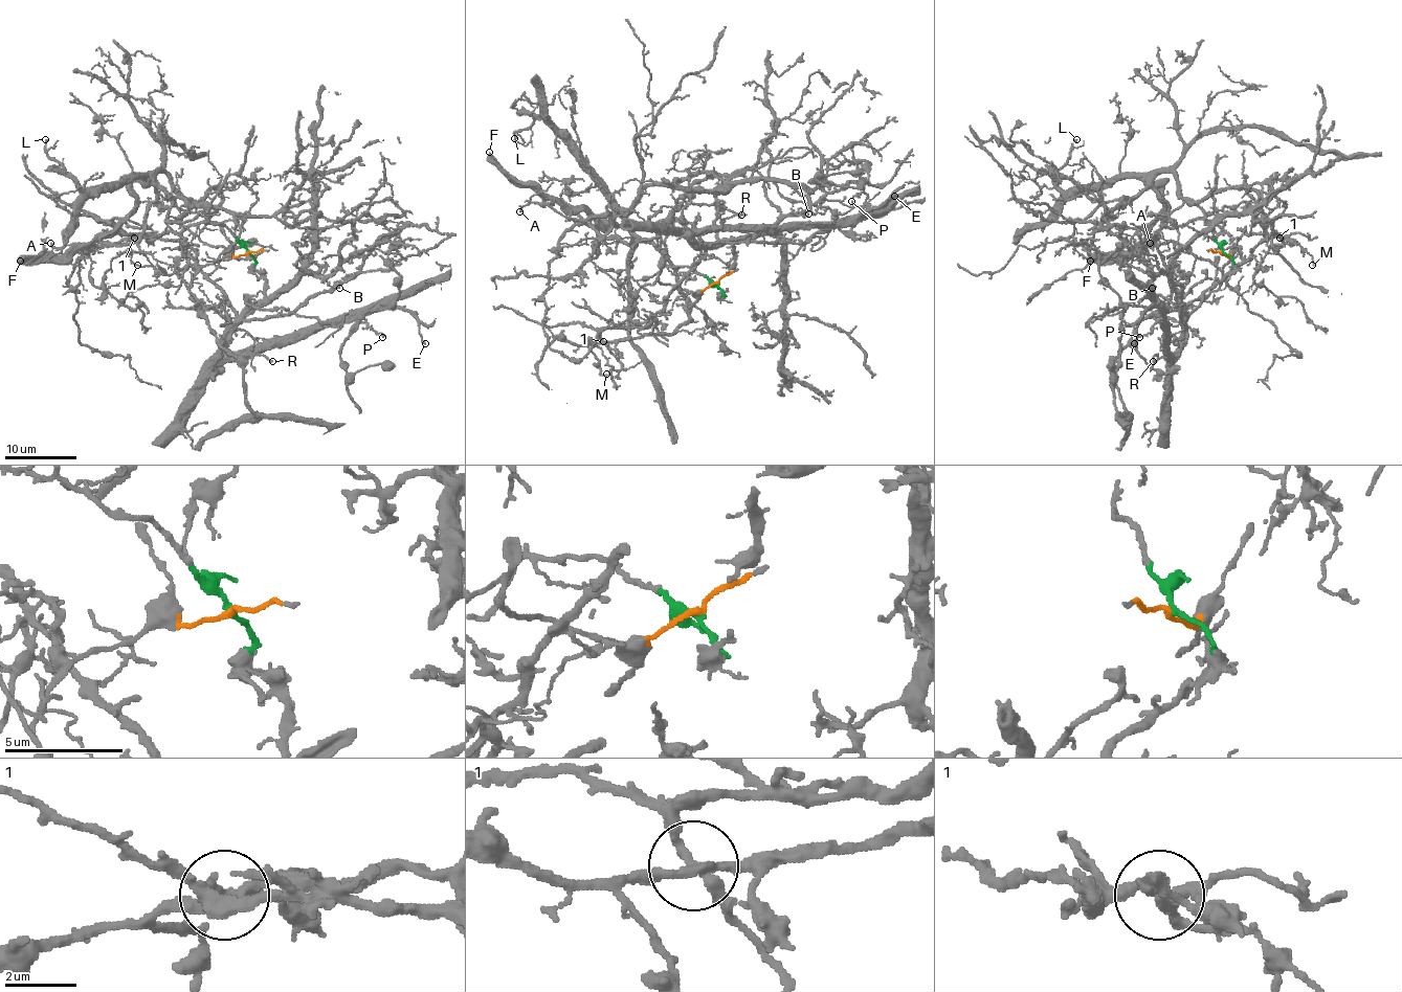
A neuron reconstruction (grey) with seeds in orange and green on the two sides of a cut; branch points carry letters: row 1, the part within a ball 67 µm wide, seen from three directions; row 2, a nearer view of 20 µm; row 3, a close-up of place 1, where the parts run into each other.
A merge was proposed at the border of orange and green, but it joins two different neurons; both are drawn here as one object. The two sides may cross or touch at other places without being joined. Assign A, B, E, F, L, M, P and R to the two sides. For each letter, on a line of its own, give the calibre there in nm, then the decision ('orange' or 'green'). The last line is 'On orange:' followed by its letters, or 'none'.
A: 110 nm thick; green
B: 160 nm thick; orange
E: 200 nm thick; orange
F: 460 nm thick; green
L: 170 nm thick; green
M: 170 nm thick; green
P: 150 nm thick; orange
R: 180 nm thick; orange
On orange: B, E, P, R

